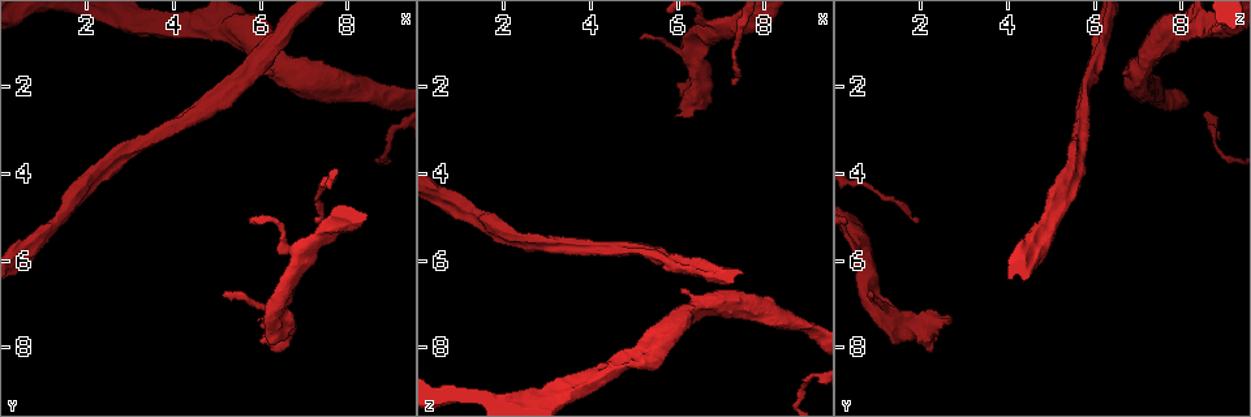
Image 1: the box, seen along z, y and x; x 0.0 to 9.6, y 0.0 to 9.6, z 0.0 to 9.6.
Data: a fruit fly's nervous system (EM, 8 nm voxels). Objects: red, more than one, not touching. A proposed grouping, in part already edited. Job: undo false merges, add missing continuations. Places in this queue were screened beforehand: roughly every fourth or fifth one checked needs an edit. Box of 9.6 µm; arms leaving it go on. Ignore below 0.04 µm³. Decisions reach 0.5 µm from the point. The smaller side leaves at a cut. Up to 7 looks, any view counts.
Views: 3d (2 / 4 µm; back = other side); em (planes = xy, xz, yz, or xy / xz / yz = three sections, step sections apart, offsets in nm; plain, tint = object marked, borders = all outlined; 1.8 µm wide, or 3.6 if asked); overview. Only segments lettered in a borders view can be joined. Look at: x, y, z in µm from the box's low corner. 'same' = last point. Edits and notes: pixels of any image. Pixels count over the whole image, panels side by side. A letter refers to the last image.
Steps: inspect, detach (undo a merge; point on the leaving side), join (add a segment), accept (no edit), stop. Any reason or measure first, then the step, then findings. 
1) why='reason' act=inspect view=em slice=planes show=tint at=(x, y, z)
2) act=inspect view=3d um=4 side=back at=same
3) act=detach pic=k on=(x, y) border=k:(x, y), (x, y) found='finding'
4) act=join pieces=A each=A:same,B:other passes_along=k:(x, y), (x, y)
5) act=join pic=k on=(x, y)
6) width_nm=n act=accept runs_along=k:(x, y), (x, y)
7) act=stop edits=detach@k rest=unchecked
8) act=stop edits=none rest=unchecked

why='an open end' act=inspect view=3d um=4 at=(6.00, 7.35, 2.70)

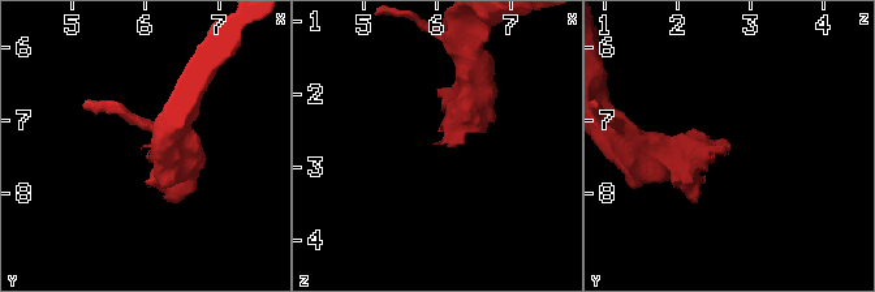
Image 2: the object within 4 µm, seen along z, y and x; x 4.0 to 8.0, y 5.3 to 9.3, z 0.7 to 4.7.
why='now the EM' act=inspect view=em slice=planes show=plain at=(5.95, 7.40, 2.65)

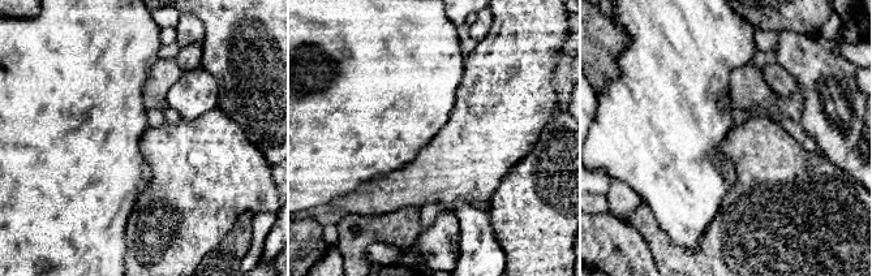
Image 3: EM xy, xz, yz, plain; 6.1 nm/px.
why='what lies round it' act=inspect view=em slice=planes show=borders at=same

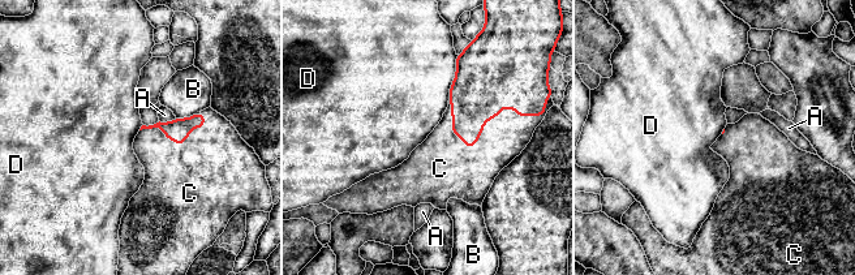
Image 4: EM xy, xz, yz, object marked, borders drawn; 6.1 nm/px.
act=join pieces=C each=A:other,B:other,C:same,D:other passes_along=4:(478, 91), (481, 132), (471, 171) found='the cell continues'

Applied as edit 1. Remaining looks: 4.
why='thin end' act=inspect view=3d um=2 at=(5.15, 6.70, 0.95)

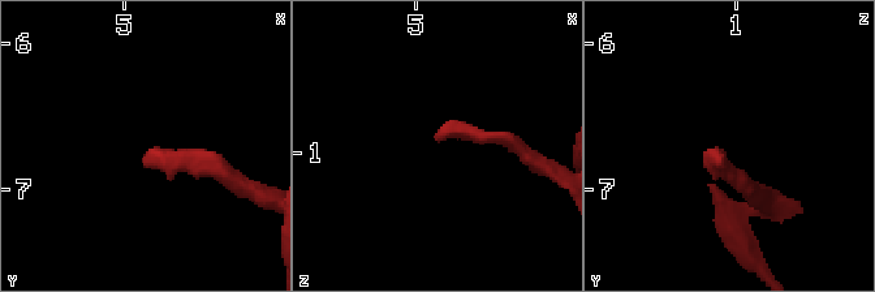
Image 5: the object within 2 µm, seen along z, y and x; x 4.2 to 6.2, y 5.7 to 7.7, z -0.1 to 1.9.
act=inspect view=em slice=planes show=borders at=(5.16, 6.76, 0.88)

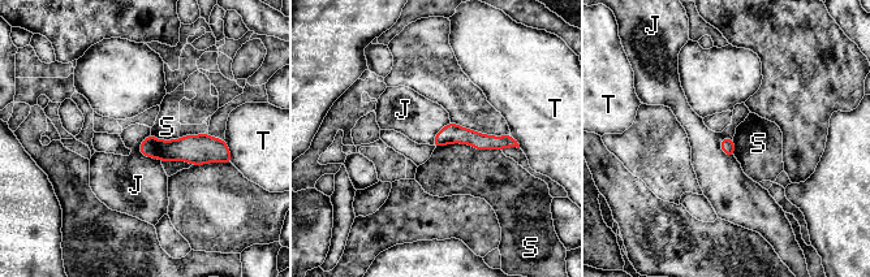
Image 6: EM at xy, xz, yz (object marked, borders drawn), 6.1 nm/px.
width_nm=80 act=accept each=J:other,S:other,T:other runs_along=6:(142, 148), (223, 148) found='none of them fits'

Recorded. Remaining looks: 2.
act=stop edits=join@4 rest=unchecked

